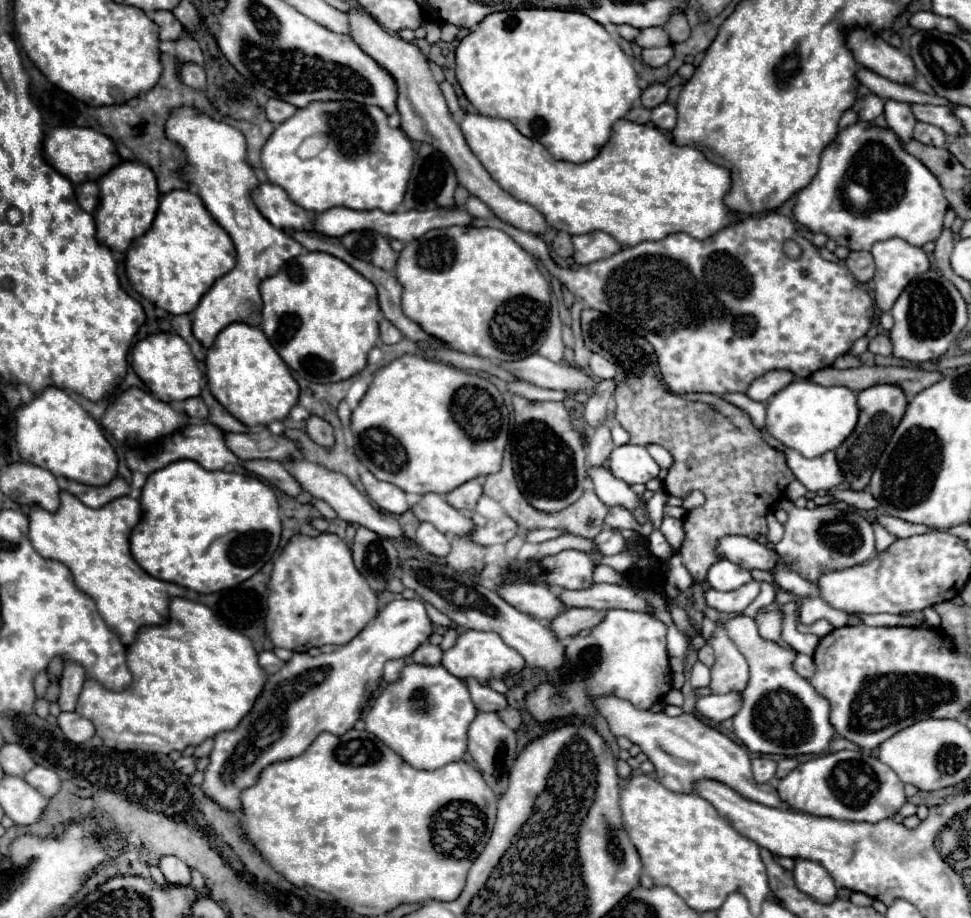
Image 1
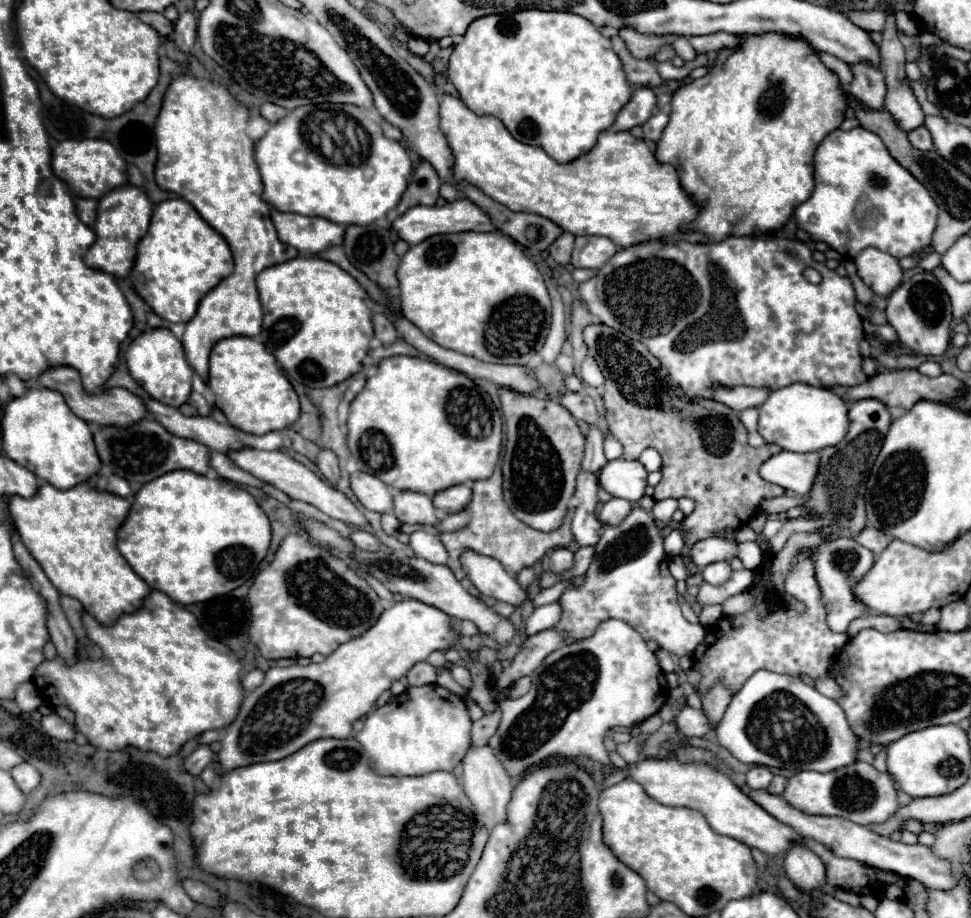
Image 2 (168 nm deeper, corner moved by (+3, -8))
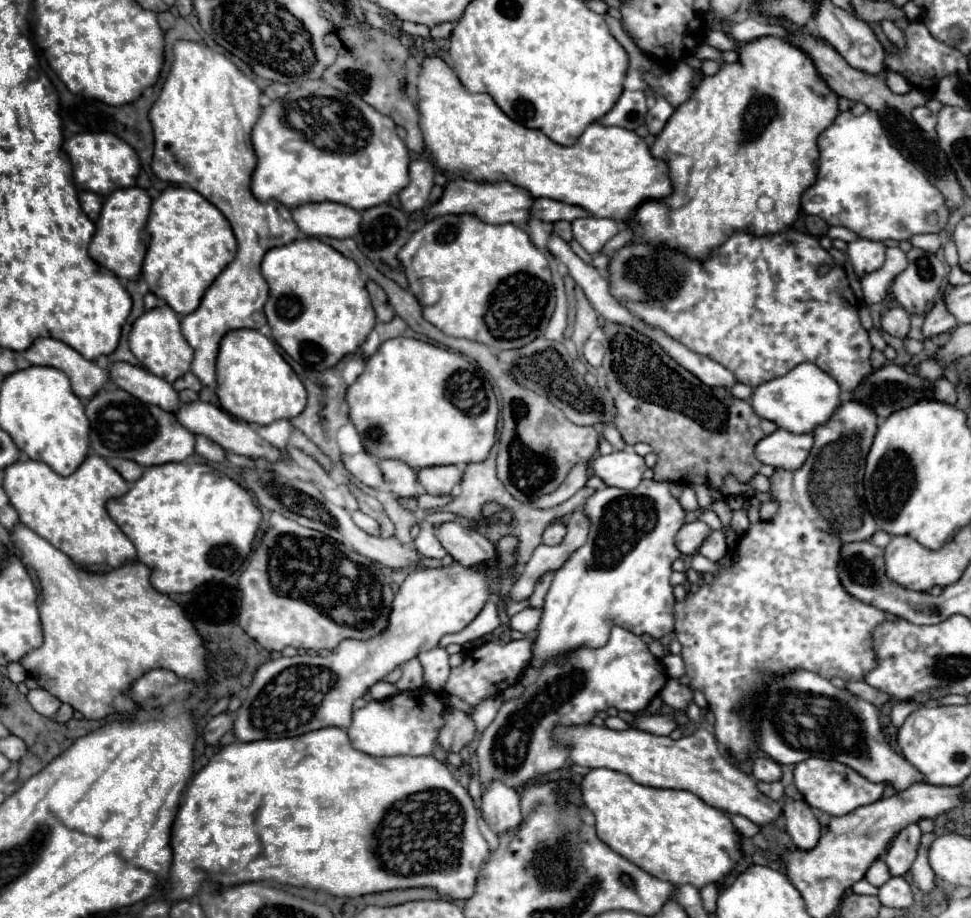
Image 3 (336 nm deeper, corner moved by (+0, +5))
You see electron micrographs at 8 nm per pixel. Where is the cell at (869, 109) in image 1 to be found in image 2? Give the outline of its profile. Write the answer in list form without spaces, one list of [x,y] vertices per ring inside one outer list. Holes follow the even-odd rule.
[[[850,64],[854,80],[850,84],[850,96],[854,96],[864,108],[880,110],[886,98],[886,82],[880,68],[872,64]]]

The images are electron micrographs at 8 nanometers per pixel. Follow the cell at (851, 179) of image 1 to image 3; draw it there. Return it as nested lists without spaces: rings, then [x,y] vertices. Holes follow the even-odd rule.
[[[849,111],[839,113],[837,119],[819,135],[817,143],[819,143],[819,153],[821,153],[817,181],[801,197],[801,207],[807,215],[817,215],[825,219],[829,225],[847,227],[859,237],[873,239],[873,241],[887,241],[887,239],[909,241],[913,235],[941,233],[945,229],[949,211],[945,209],[943,195],[937,191],[937,187],[929,183],[923,171],[919,171],[913,163],[909,163],[889,143],[889,137],[875,111],[867,111],[859,117],[851,115]],[[931,213],[937,213],[939,217],[937,223],[927,221]]]

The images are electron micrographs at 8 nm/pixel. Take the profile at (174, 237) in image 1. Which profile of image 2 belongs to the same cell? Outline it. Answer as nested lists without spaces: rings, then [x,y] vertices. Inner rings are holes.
[[[170,198],[154,206],[146,236],[138,242],[138,256],[132,268],[132,282],[144,302],[164,320],[188,322],[198,302],[222,278],[234,270],[232,252],[226,240],[202,220],[202,216],[182,198]]]

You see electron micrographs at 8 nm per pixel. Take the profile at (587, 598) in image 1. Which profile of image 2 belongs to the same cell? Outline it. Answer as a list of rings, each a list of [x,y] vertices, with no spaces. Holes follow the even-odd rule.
[[[558,602],[536,608],[526,620],[526,636],[532,636],[532,634],[552,628],[560,620],[560,614],[562,614],[562,608]]]

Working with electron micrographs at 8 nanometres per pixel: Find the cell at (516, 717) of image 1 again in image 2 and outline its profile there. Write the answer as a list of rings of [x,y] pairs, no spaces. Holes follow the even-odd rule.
[[[496,710],[494,714],[488,714],[488,716],[482,716],[480,720],[476,720],[472,724],[472,730],[470,730],[470,746],[472,748],[484,746],[488,742],[488,738],[496,732],[498,722],[500,722],[500,710]]]

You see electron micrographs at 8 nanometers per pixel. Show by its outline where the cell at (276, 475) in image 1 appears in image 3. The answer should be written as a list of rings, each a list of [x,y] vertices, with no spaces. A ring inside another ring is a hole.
[[[203,435],[197,437],[195,451],[197,451],[201,457],[209,459],[209,461],[217,461],[217,463],[219,463],[219,461],[225,461],[225,459],[227,459],[227,457],[225,457],[225,449],[223,449],[221,445],[213,443],[211,439],[205,439]]]

